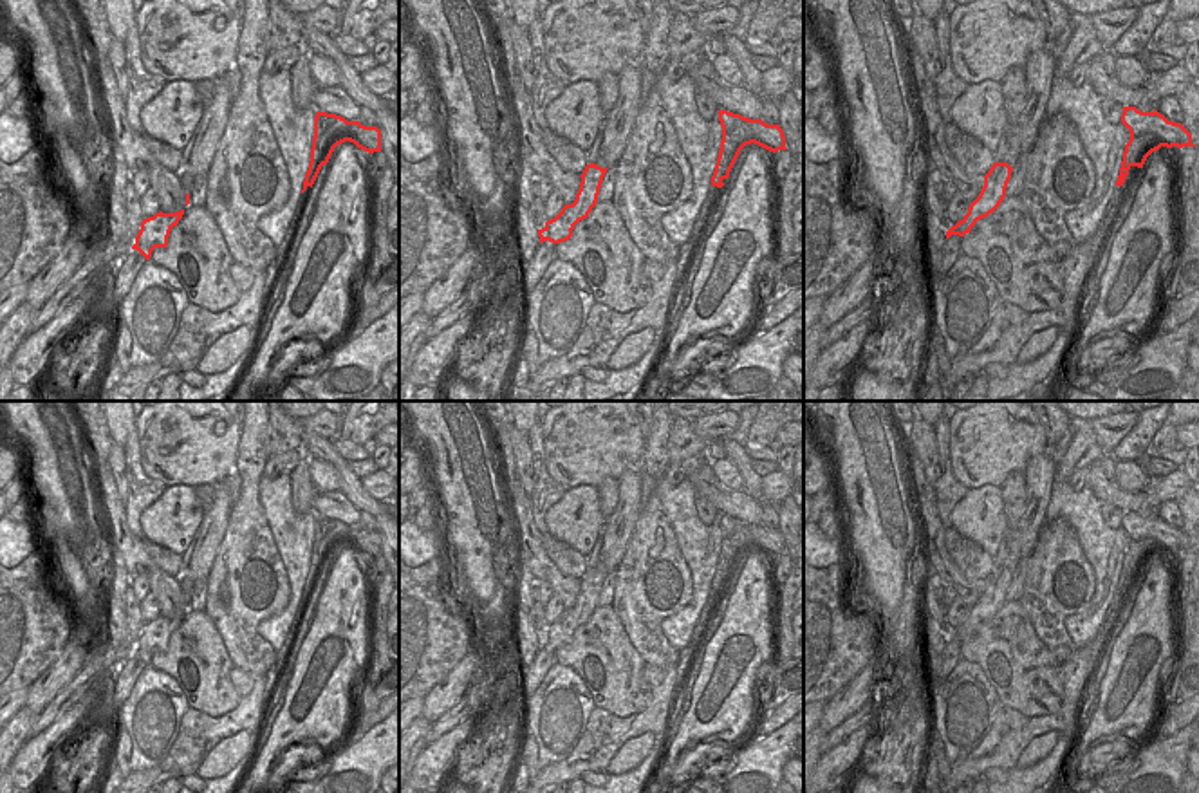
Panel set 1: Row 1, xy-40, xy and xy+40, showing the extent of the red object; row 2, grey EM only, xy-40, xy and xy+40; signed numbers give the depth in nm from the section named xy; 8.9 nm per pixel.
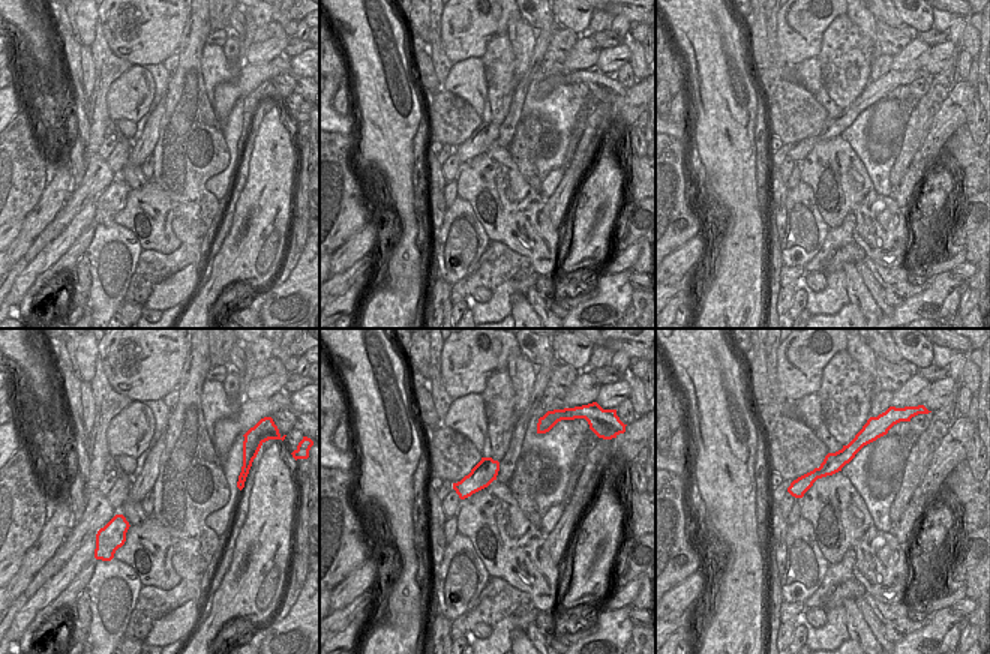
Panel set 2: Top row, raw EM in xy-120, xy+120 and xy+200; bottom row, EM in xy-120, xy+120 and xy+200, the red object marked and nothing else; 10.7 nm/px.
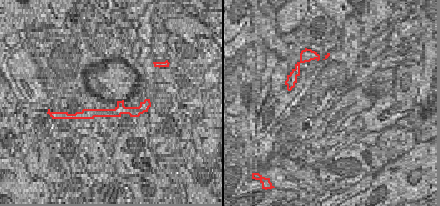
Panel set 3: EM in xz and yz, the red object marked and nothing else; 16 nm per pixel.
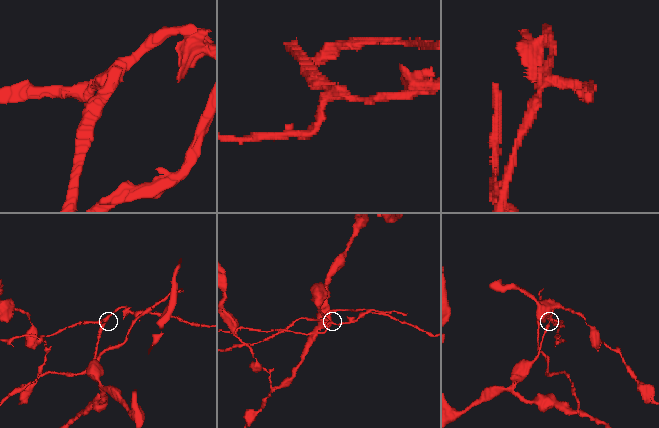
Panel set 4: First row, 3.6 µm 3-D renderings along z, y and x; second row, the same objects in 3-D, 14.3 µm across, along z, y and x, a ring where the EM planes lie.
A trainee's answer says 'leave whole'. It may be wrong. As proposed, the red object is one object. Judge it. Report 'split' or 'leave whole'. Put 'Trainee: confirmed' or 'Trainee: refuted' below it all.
split
Trainee: refuted

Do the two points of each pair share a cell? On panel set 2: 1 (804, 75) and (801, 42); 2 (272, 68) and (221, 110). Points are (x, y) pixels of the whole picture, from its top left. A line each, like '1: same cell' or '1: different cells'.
1: different cells
2: same cell

